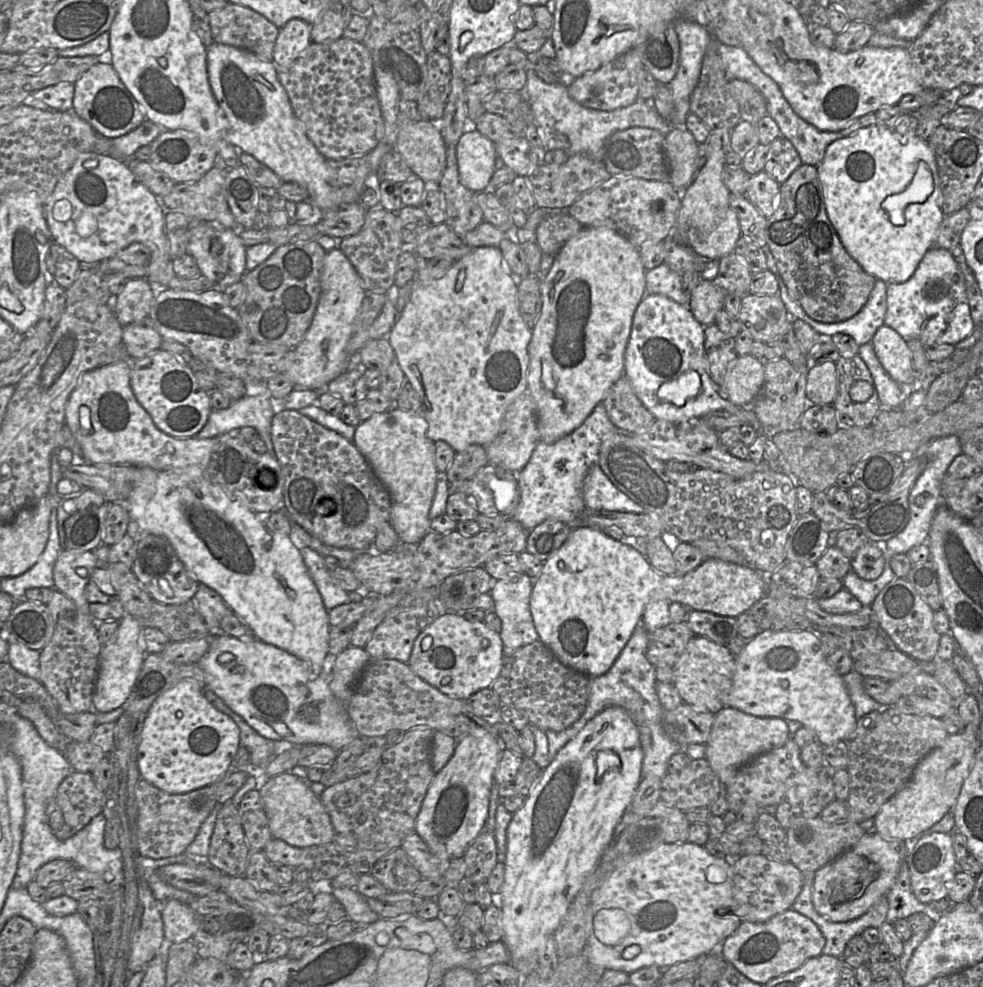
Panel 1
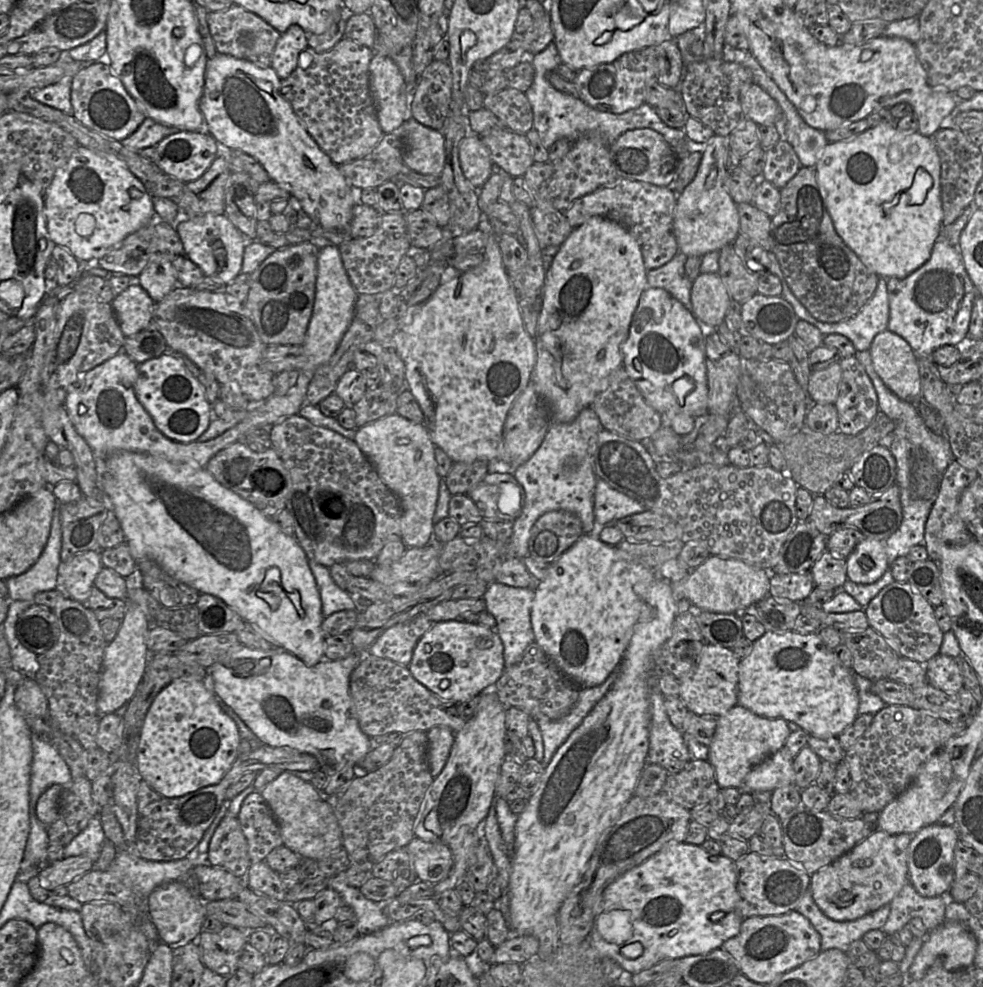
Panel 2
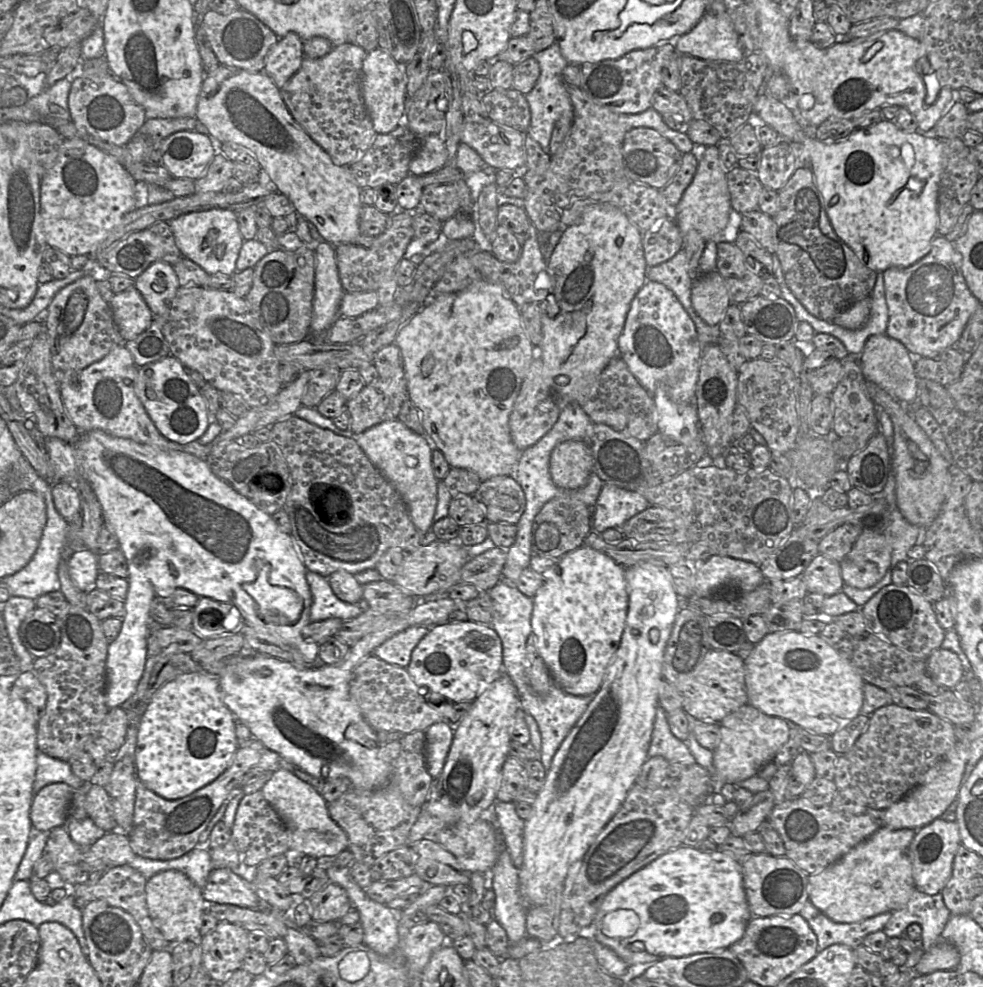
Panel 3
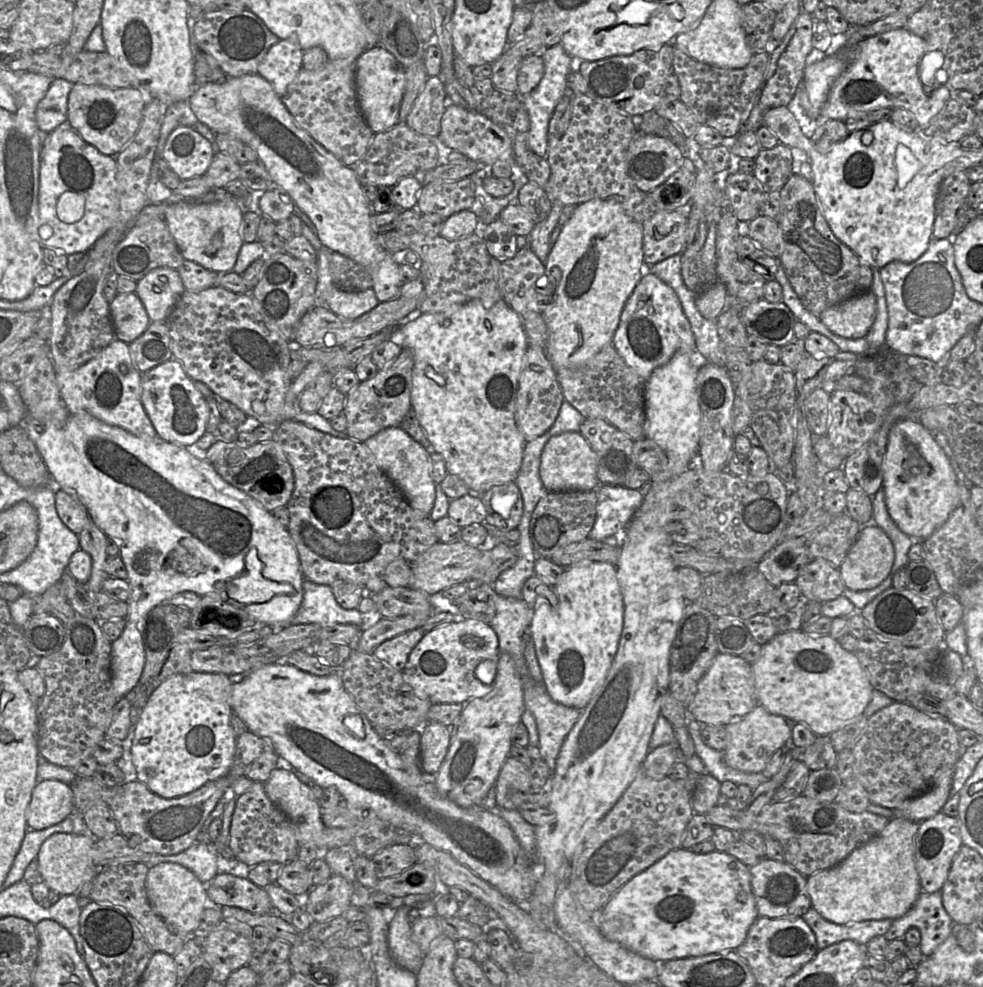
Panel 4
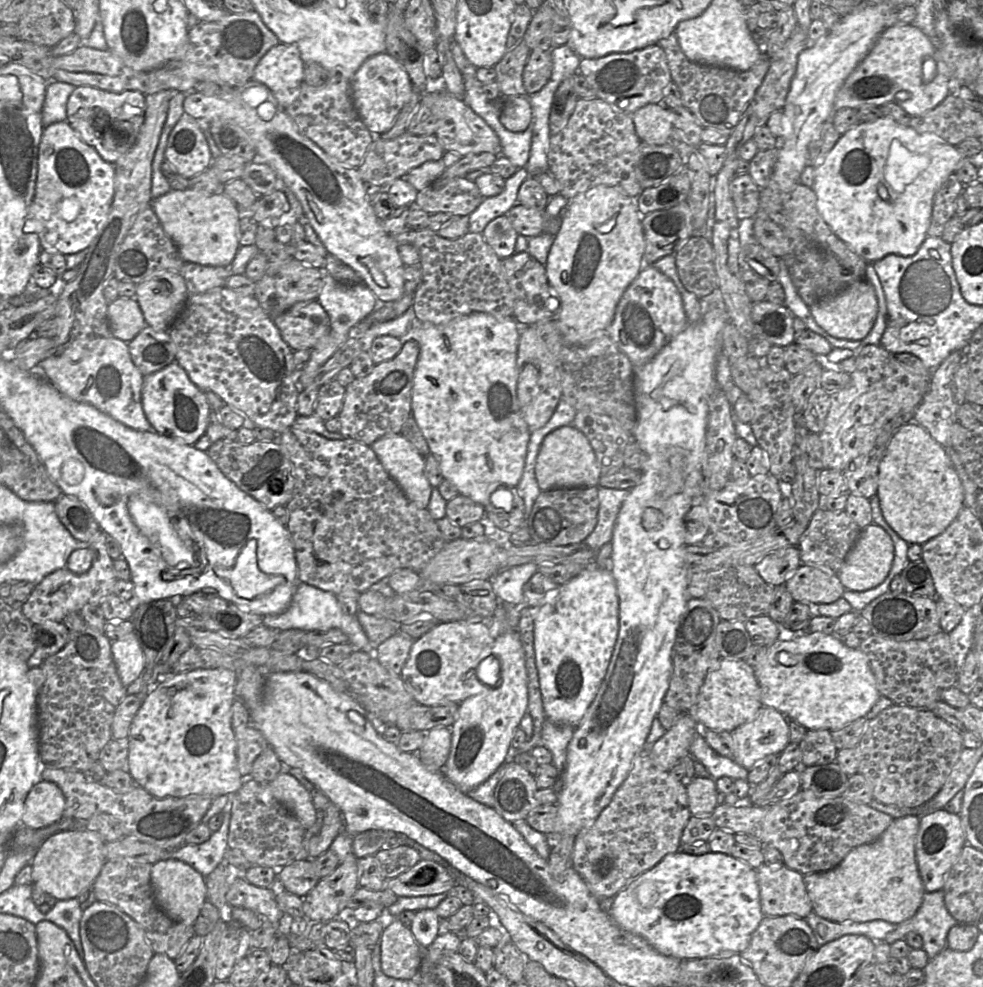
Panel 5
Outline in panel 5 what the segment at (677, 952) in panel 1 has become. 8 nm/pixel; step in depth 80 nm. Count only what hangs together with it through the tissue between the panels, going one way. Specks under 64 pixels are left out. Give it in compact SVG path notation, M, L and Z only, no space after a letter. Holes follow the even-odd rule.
M680 850L667 854L655 867L632 879L614 896L609 914L613 921L624 931L644 938L660 954L679 960L701 959L717 956L722 953L742 952L747 948L753 932L764 917L761 910L760 890L757 882L756 869L730 854L710 851L701 855L689 855Z

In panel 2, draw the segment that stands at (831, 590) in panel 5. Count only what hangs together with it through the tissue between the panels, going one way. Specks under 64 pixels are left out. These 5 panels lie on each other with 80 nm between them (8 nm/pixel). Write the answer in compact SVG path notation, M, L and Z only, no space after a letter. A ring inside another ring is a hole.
M824 551L810 569L815 587L823 590L843 589L847 578L846 559L835 558Z

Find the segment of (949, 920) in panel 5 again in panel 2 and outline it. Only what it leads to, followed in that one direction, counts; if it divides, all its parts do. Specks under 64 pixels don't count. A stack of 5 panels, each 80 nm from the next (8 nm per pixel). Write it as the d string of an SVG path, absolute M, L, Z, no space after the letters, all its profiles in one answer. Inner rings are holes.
M907 882L890 902L890 914L882 930L887 936L896 935L912 918L918 917L929 932L933 931L946 922L946 906L946 895L924 897Z

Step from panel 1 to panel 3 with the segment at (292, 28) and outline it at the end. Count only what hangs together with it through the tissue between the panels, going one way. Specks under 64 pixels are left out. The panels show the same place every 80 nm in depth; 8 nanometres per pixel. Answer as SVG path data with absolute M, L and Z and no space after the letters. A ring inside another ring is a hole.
M289 32L278 39L265 60L264 73L281 89L300 69L304 41L295 32Z

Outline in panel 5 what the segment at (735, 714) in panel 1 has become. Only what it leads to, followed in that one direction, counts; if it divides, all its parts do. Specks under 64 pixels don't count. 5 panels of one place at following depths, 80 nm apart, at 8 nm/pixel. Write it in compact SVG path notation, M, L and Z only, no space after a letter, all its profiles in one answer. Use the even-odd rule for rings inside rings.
M761 707L754 720L731 732L734 740L734 761L751 769L771 754L781 753L789 740L789 725L772 707Z

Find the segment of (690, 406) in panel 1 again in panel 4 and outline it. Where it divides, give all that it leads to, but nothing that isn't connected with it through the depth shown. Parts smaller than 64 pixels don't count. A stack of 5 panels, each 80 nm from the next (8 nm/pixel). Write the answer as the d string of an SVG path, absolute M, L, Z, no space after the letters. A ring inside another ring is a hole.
M644 269L646 274L628 298L612 340L618 353L643 382L676 353L696 353L695 336L678 295L649 269Z

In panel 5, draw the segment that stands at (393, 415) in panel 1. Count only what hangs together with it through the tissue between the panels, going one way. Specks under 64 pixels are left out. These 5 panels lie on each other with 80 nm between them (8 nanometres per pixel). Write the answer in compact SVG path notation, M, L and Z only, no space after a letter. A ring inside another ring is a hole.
M387 434L370 445L389 476L419 508L427 508L433 487L425 476L425 457L401 434Z

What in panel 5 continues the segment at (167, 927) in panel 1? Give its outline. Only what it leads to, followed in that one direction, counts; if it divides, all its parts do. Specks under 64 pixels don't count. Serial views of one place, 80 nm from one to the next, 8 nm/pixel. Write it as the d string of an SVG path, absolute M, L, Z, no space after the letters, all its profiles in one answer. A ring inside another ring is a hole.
M176 859L159 860L151 868L151 885L158 907L172 920L194 925L207 901L205 877L189 864Z

